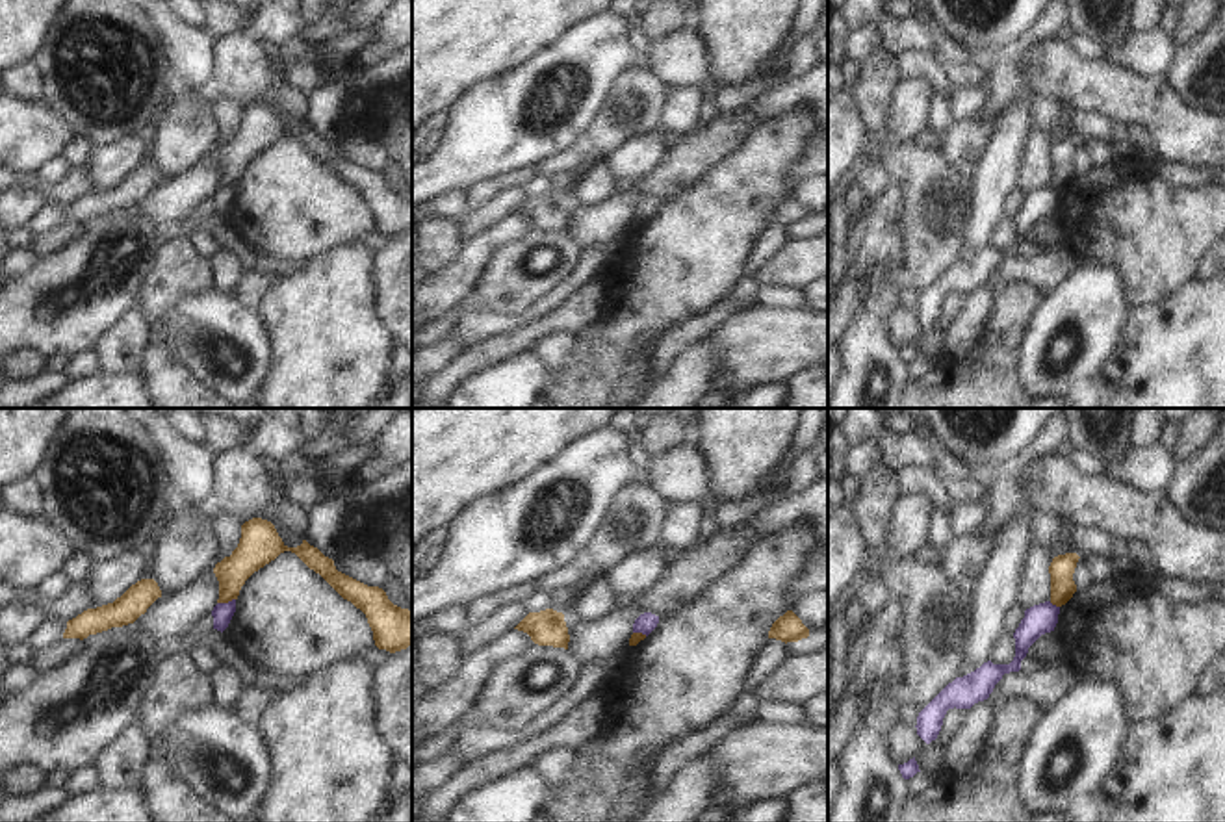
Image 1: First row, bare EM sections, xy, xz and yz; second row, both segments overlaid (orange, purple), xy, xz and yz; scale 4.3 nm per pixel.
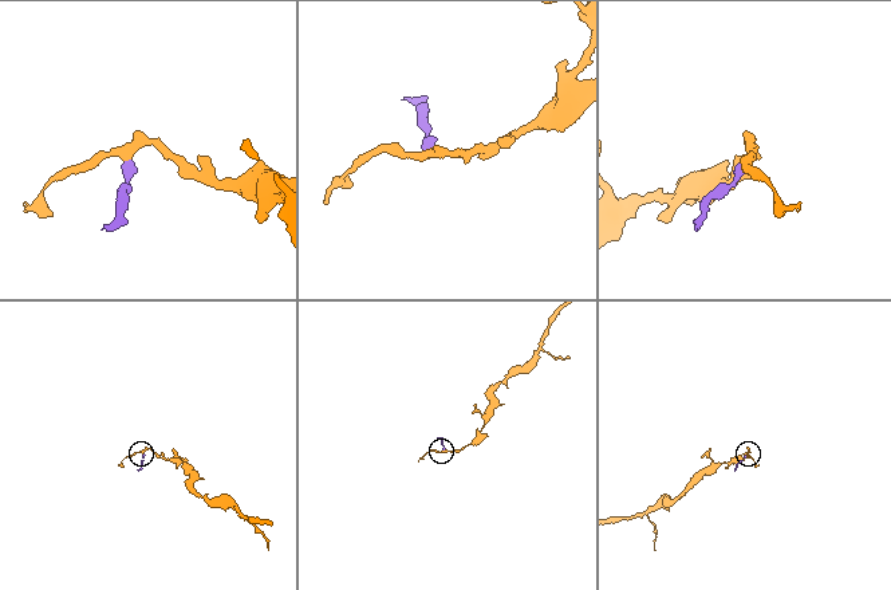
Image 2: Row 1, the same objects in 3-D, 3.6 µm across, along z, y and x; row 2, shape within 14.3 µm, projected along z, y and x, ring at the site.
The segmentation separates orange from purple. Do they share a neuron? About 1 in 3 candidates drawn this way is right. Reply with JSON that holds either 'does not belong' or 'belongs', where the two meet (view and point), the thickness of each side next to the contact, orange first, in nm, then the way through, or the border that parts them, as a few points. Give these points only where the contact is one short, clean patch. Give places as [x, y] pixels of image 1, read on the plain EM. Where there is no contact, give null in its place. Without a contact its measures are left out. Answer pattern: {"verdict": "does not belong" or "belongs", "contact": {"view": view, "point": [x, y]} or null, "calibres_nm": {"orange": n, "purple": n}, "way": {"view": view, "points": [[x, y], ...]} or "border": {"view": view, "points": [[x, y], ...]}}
{"verdict": "does not belong", "contact": {"view": "xy", "point": [225, 186]}, "calibres_nm": {"orange": 150, "purple": 90}, "border": {"view": "xy", "points": [[234, 182], [218, 188]]}}

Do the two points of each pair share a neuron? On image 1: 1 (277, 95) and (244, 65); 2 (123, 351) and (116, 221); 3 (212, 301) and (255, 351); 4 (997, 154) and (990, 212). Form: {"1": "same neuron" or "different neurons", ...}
{"1": "same neuron", "2": "different neurons", "3": "same neuron", "4": "same neuron"}

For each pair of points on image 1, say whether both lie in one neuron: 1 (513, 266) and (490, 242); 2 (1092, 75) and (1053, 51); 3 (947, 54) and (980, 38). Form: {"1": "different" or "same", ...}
{"1": "different", "2": "same", "3": "different"}

